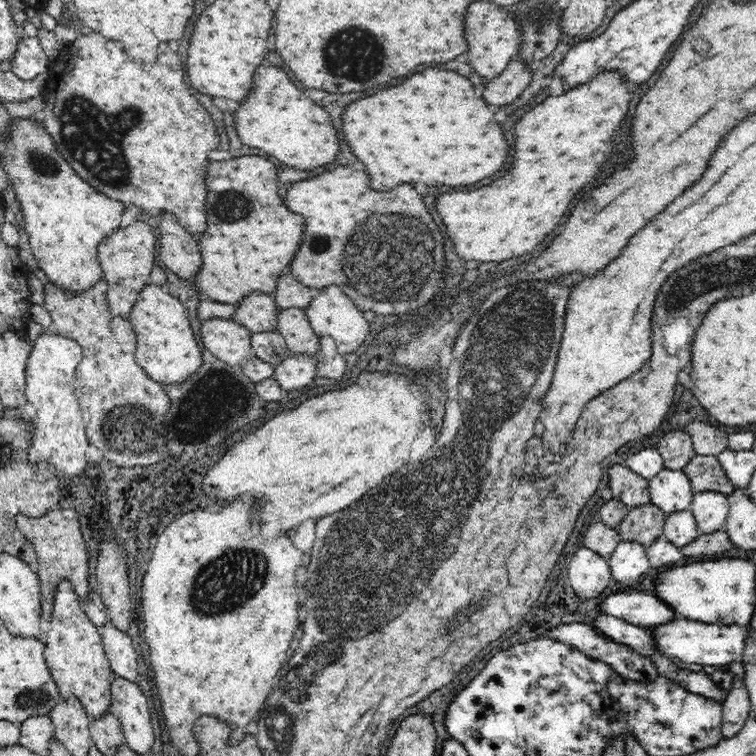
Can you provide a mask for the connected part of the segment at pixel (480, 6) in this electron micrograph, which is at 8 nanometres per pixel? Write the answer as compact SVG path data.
M474 2L466 10L466 40L470 46L470 66L484 78L494 78L506 70L506 65L517 57L520 32L512 10L504 10L492 2Z

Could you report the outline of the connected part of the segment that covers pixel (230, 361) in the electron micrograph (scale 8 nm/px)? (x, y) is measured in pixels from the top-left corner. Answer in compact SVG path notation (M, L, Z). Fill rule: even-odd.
M212 318L202 322L202 344L210 353L228 366L242 365L255 357L251 344L251 331L232 319Z

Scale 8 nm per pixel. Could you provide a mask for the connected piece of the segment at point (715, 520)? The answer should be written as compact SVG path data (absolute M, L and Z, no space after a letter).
M700 491L693 496L689 510L697 522L698 534L708 534L723 528L728 516L728 497L719 491Z

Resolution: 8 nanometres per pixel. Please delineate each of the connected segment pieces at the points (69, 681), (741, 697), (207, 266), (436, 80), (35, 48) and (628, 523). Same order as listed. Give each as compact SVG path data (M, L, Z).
M62 578L57 584L52 616L49 620L51 628L43 640L45 661L59 688L61 698L68 700L70 696L76 696L87 714L92 719L98 718L109 710L112 698L109 682L114 676L113 670L105 653L99 628L88 618L82 600L74 591L72 583Z
M732 674L732 686L728 689L726 700L722 702L722 738L732 738L742 730L748 720L750 707L749 692L744 681Z
M246 155L212 162L206 168L208 230L200 242L204 266L198 276L194 276L194 290L205 298L232 305L255 291L272 295L282 270L292 262L292 250L296 250L296 242L300 242L300 230L304 230L300 216L292 214L278 194L276 166L264 157Z
M434 68L414 74L400 86L354 102L346 110L346 138L356 158L366 164L374 190L392 190L392 186L414 182L424 182L428 186L476 184L500 172L508 156L504 130L494 120L494 112L484 98L476 94L472 82L456 72Z
M38 37L20 38L10 64L11 71L20 80L32 80L38 74L49 72L51 66Z
M649 501L642 506L630 507L615 529L622 539L643 543L644 547L648 547L662 537L666 517L663 510Z

